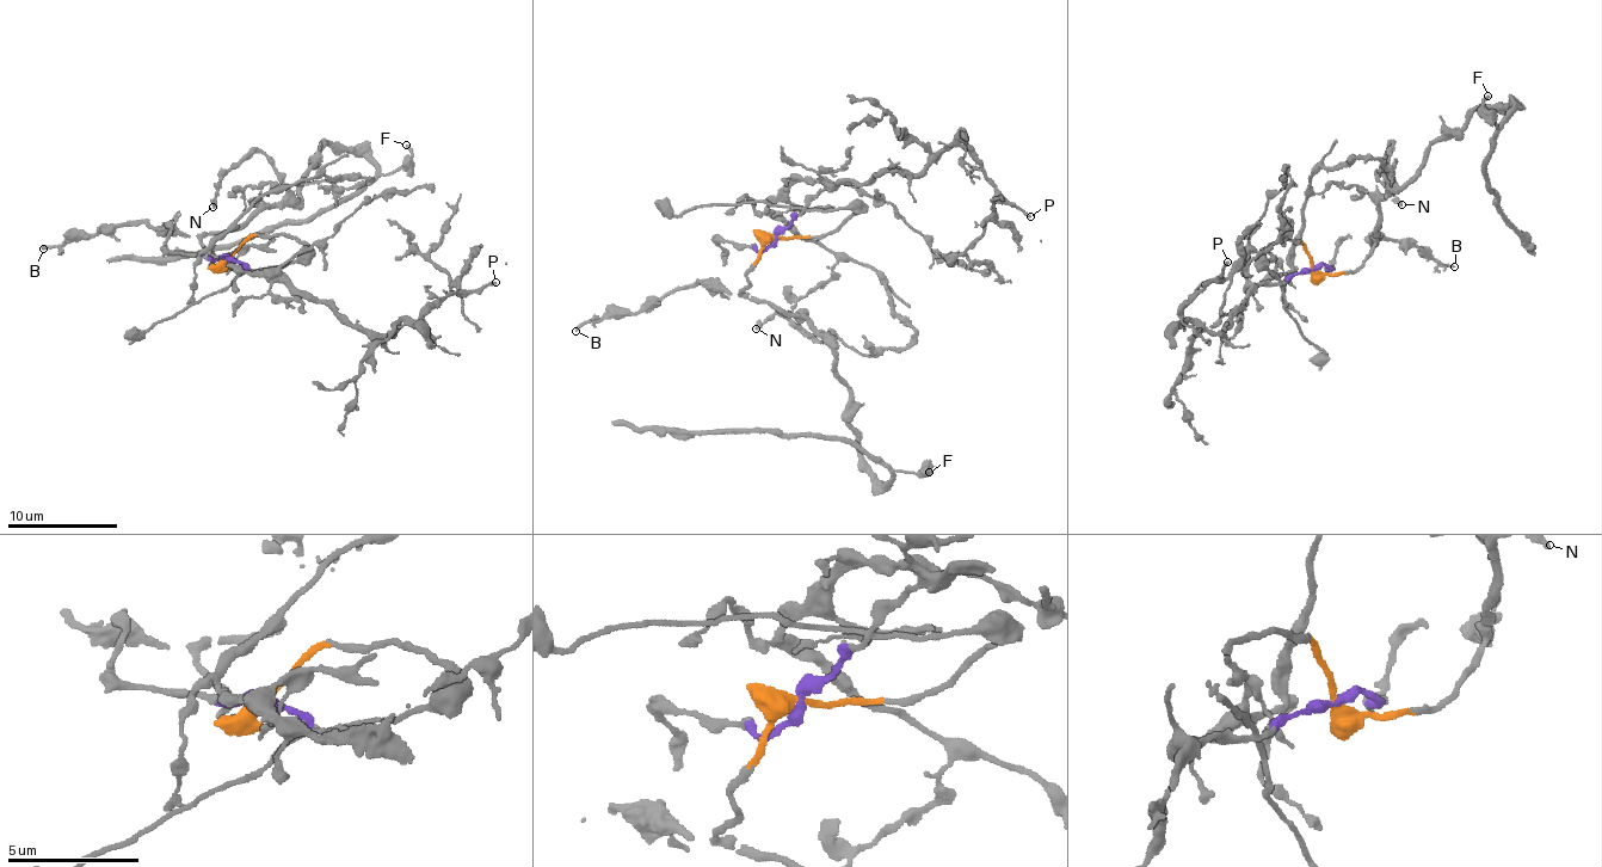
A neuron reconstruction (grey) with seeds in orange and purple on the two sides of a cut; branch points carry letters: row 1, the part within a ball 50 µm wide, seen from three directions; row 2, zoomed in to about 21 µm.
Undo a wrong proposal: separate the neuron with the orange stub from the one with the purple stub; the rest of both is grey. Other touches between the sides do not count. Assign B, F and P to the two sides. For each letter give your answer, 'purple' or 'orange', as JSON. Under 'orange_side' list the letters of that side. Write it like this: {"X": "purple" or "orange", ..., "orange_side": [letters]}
{"B": "orange", "F": "orange", "P": "purple", "orange_side": ["B", "F"]}

